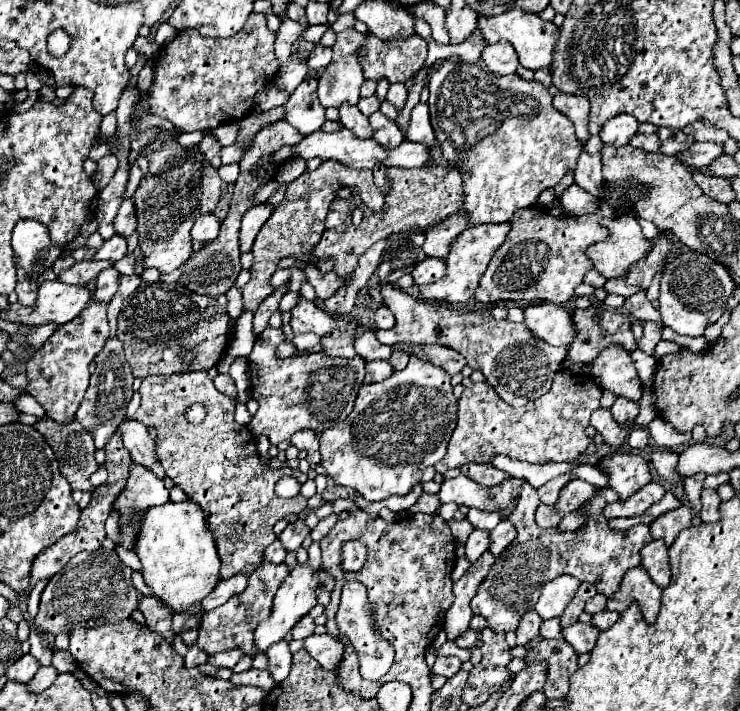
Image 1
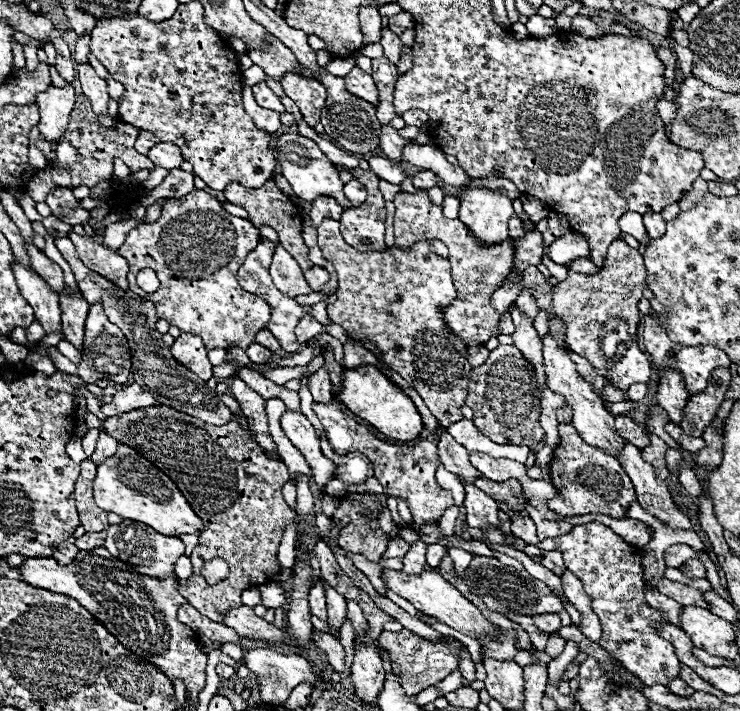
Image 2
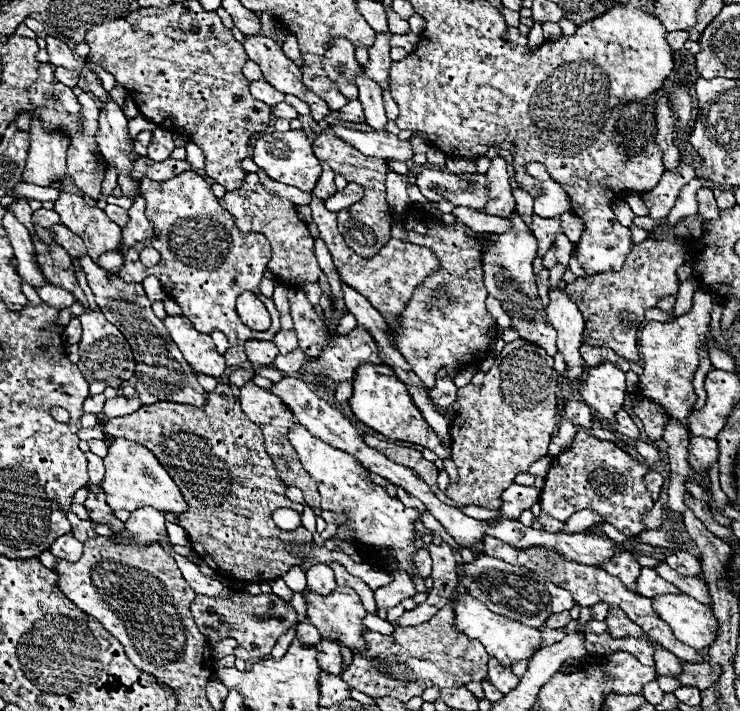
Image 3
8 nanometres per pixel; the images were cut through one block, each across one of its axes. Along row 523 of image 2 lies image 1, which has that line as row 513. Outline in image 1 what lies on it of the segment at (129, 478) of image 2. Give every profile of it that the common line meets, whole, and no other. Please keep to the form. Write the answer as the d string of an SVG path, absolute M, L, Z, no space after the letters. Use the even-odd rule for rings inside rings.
M192 500L186 502L166 502L164 506L152 506L142 514L140 520L140 530L134 540L134 552L138 554L142 562L142 578L150 586L156 598L168 602L174 610L192 610L200 608L200 602L214 586L218 584L218 568L220 568L220 558L216 554L214 538L206 528L204 514L200 506Z

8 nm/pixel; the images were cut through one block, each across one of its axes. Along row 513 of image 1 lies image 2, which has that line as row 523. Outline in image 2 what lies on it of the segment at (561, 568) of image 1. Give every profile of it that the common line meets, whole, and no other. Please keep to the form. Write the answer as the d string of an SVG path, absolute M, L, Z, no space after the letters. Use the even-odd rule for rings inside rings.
M530 516L512 518L512 526L510 528L512 528L514 536L520 536L526 542L538 542L538 538L536 538L536 524L532 522ZM592 522L574 526L568 534L558 536L556 548L562 552L566 568L584 584L584 590L592 600L592 608L600 618L602 638L598 644L648 686L667 685L678 678L680 662L672 644L660 638L656 628L652 628L652 620L666 618L658 610L652 610L644 600L646 584L642 578L642 556L638 556L636 546L624 542L602 522Z

